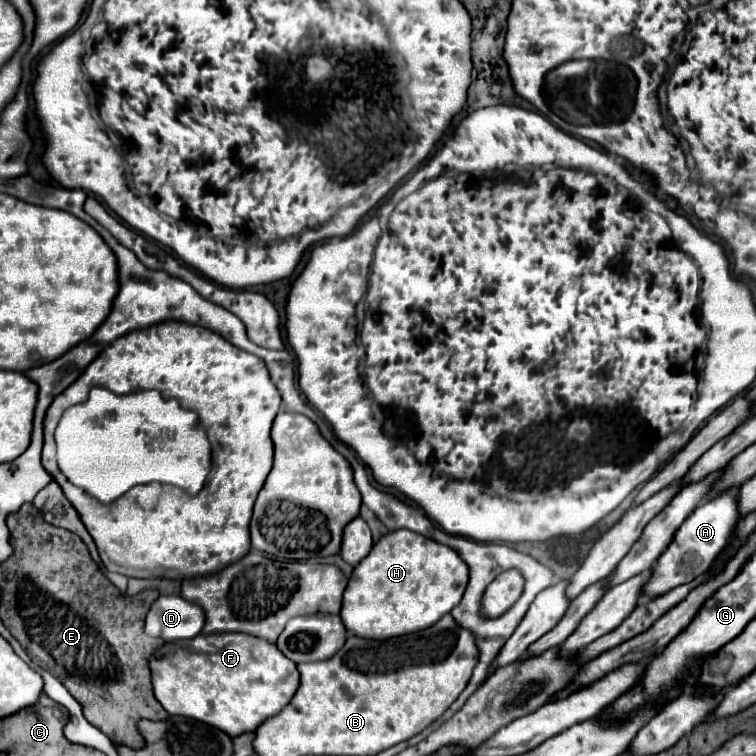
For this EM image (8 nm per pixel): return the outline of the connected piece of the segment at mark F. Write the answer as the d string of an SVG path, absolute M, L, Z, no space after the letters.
M246 633L198 635L194 641L174 641L174 645L164 645L156 653L160 655L154 655L150 659L150 669L154 695L160 705L170 715L198 719L206 725L222 729L224 733L230 733L230 737L256 731L262 721L280 713L300 687L300 673L296 669L296 663L290 661L276 645Z

